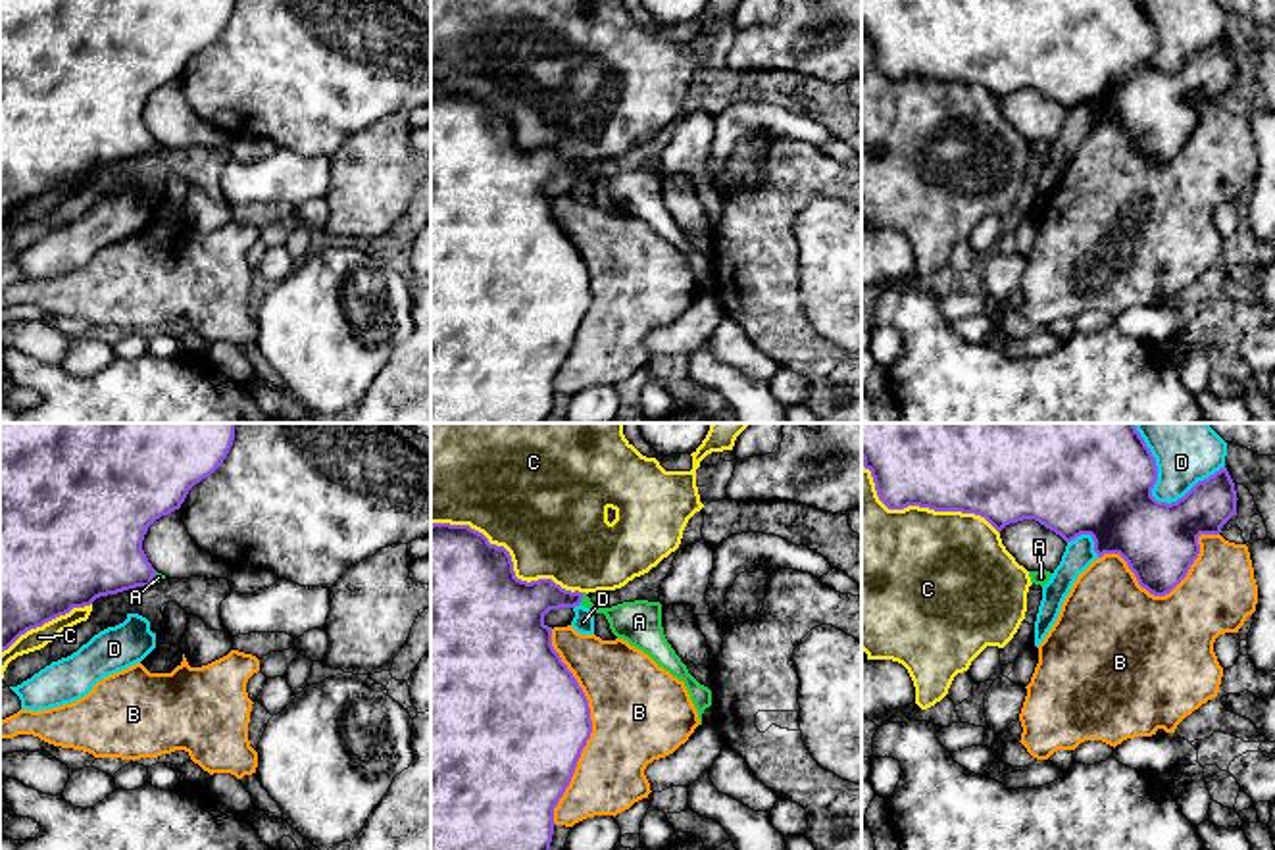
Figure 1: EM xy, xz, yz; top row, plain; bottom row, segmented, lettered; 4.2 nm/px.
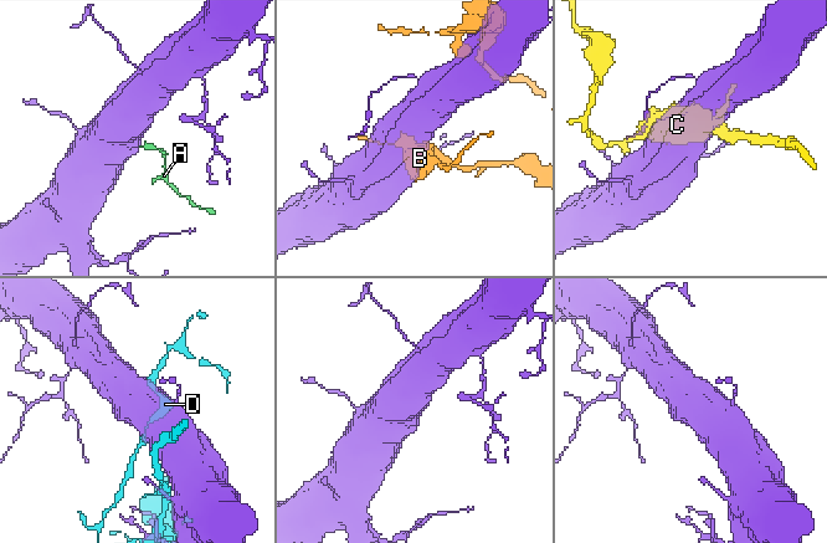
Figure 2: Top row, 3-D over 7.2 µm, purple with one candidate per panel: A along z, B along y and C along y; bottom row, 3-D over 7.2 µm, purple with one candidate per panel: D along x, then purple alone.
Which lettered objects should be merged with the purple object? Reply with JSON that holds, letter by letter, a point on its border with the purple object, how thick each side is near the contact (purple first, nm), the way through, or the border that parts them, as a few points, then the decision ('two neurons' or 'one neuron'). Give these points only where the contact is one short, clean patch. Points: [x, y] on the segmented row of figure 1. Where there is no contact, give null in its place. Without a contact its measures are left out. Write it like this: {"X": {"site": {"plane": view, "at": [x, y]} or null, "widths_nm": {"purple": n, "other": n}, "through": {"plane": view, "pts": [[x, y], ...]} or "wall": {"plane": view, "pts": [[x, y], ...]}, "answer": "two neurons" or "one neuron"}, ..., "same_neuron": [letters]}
{"A": {"site": {"plane": "xz", "at": [581, 599]}, "widths_nm": {"purple": 200, "other": 180}, "through": {"plane": "xz", "pts": [[522, 604], [535, 599], [581, 599], [593, 608], [635, 622]]}, "answer": "one neuron"}, "B": {"site": {"plane": "xz", "at": [591, 727]}, "widths_nm": {"purple": 480, "other": 400}, "answer": "two neurons"}, "C": {"site": {"plane": "xz", "at": [510, 558]}, "widths_nm": {"purple": 480, "other": 480}, "answer": "two neurons"}, "D": {"site": {"plane": "yz", "at": [1150, 495]}, "widths_nm": {"purple": 500, "other": 280}, "answer": "two neurons"}, "same_neuron": ["A"]}

